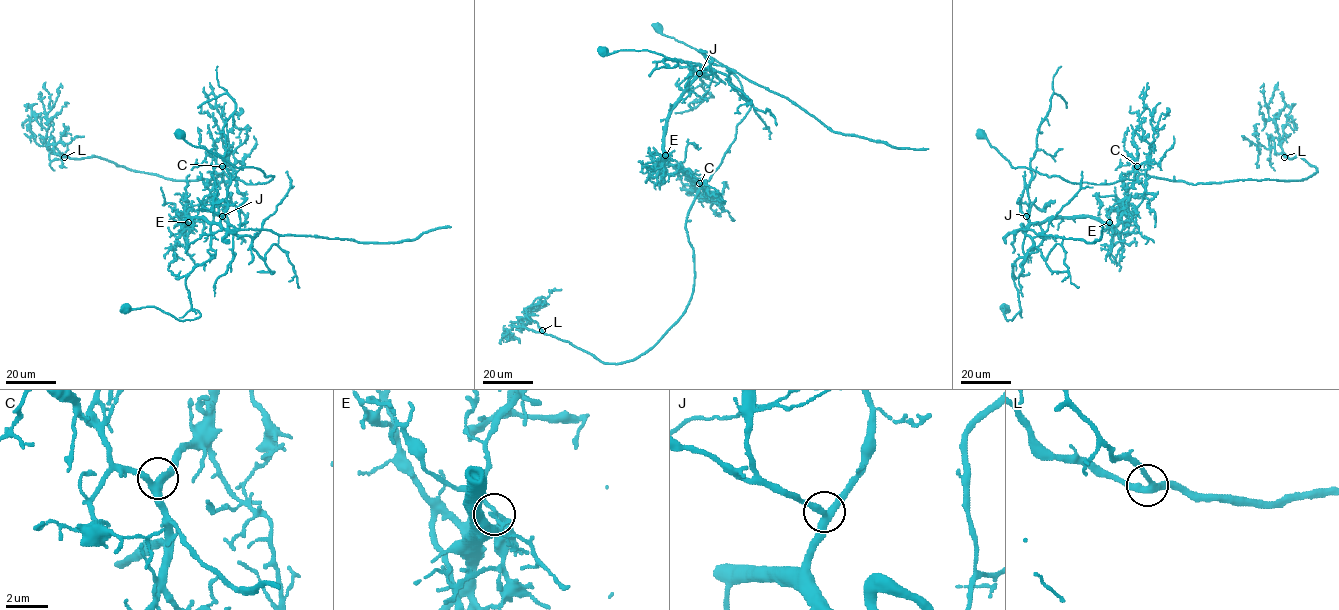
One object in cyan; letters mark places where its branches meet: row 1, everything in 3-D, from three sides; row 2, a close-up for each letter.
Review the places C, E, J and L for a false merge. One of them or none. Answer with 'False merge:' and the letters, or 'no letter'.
False merge: E

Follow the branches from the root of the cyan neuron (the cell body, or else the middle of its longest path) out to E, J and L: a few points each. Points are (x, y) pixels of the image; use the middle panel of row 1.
E: (657, 26), (662, 34), (724, 65), (738, 79), (751, 106), (708, 180), (700, 185), (665, 155)
J: (657, 26), (724, 65), (751, 106), (720, 165), (700, 185), (664, 156), (669, 112), (699, 73)
L: (657, 26), (724, 65), (751, 106), (687, 215), (692, 297), (652, 347), (616, 364), (542, 330)

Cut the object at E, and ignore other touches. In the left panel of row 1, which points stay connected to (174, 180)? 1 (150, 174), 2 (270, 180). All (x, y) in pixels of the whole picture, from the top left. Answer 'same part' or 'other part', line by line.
1: same part
2: same part

